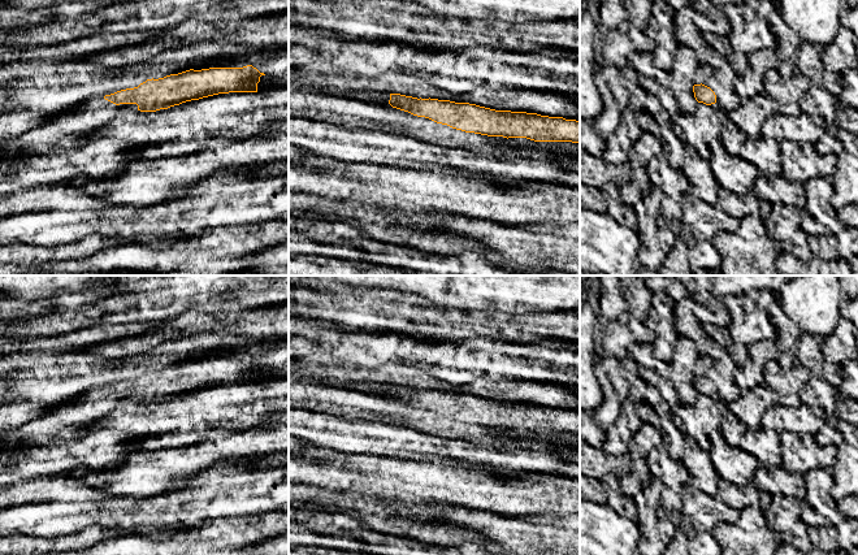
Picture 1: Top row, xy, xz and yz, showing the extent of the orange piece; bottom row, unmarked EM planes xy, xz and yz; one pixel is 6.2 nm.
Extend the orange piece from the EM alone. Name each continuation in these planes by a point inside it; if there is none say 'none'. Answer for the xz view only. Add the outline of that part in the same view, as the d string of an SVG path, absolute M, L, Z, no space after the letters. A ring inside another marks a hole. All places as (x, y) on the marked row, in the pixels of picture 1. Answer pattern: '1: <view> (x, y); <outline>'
1: xz (382, 99); M367 92L367 94L352 94L348 97L359 100L359 101L368 101L380 105L389 105L390 95L389 94L376 94L376 92Z

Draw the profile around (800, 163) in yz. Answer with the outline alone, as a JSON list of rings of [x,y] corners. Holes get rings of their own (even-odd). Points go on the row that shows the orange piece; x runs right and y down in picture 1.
[[[790,140],[780,143],[783,177],[805,183],[814,177],[832,177],[837,165],[837,155],[822,155],[815,144],[798,144]]]

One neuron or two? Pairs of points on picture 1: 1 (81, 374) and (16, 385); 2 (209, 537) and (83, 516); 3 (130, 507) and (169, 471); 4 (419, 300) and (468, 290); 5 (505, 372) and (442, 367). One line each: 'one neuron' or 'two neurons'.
1: one neuron
2: two neurons
3: two neurons
4: two neurons
5: one neuron

